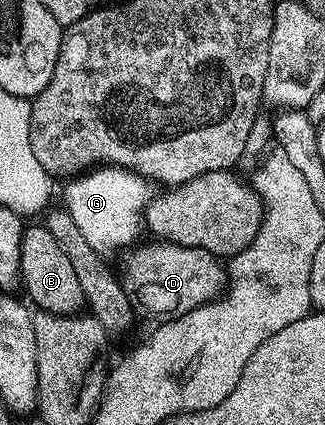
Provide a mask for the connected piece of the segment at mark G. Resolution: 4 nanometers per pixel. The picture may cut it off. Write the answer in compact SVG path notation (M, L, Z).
M104 166L67 182L70 183L66 186L64 209L70 213L72 220L76 220L76 228L84 232L92 248L109 252L117 246L129 247L135 241L133 238L138 234L138 226L140 230L144 222L143 214L148 201L147 179L130 170L119 170L117 166Z

